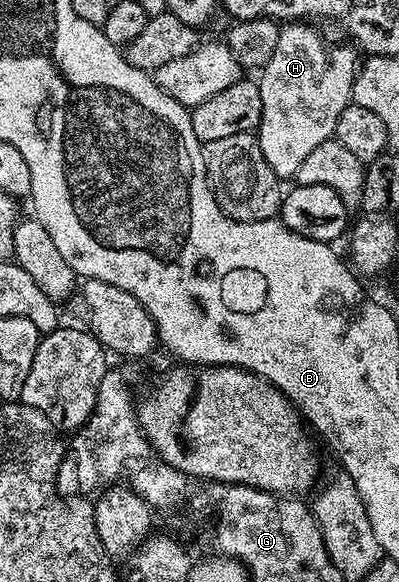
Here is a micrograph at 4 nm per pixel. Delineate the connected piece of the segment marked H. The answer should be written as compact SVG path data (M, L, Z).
M302 20L283 25L275 51L272 52L266 66L260 70L262 78L257 79L262 115L256 137L260 144L260 152L264 152L264 160L268 160L268 168L276 172L279 180L293 179L300 164L304 164L304 159L316 148L320 148L320 144L334 138L336 120L340 120L340 112L344 112L344 108L351 105L352 88L358 75L359 51L350 44L329 46L310 26L313 25Z

